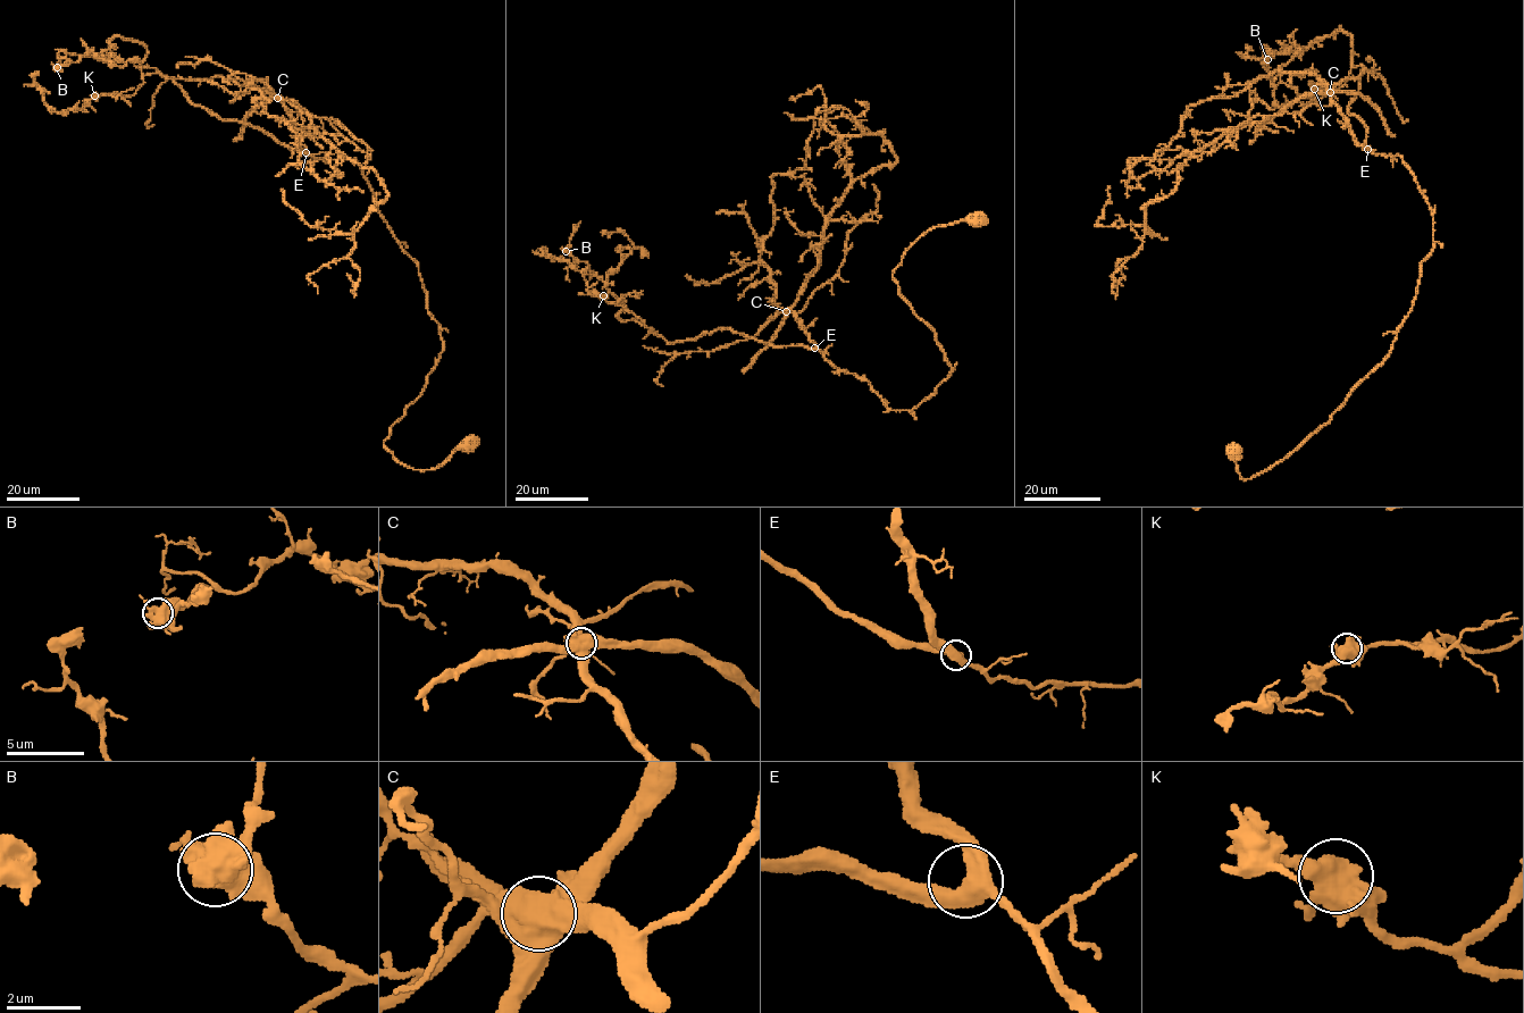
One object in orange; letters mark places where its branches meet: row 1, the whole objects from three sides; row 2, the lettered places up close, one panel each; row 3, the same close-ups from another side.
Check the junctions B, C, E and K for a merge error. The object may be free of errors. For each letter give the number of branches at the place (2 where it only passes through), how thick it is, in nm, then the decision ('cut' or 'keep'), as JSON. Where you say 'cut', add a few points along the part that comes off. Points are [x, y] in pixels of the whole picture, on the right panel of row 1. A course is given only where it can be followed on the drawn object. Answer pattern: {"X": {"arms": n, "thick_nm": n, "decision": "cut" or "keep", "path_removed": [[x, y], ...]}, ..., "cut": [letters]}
{"B": {"arms": 3, "thick_nm": 650, "decision": "keep"}, "C": {"arms": 3, "thick_nm": 650, "decision": "cut", "path_removed": [[1330, 92], [1232, 127], [1192, 155], [1179, 167], [1178, 185], [1147, 206], [1147, 232], [1098, 226], [1111, 185]]}, "E": {"arms": 3, "thick_nm": 440, "decision": "keep"}, "K": {"arms": 3, "thick_nm": 550, "decision": "keep"}, "cut": ["C"]}

